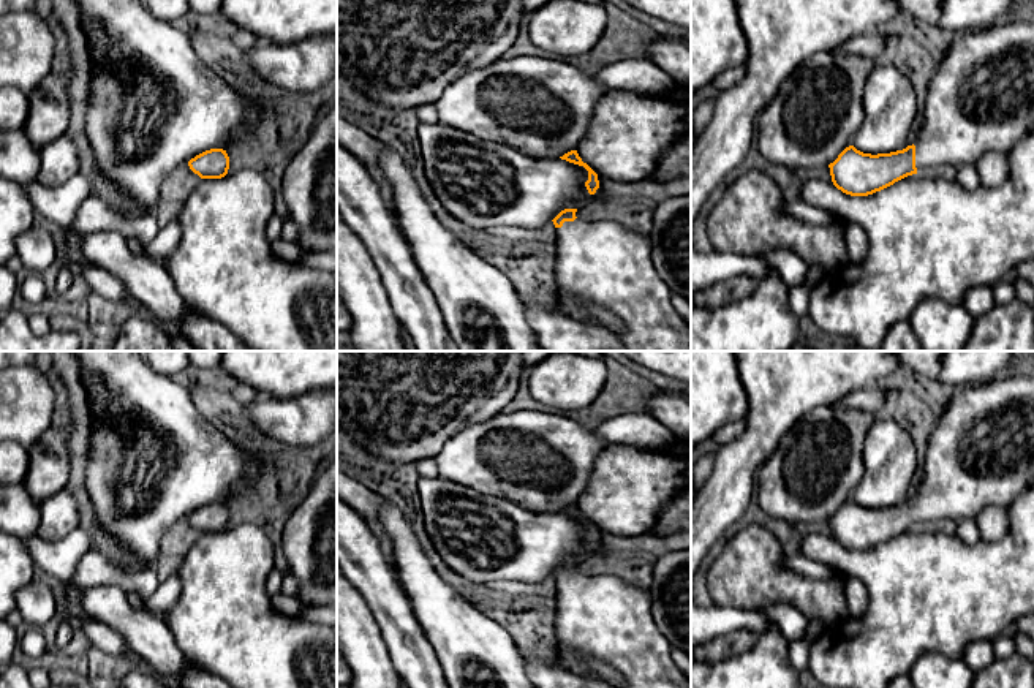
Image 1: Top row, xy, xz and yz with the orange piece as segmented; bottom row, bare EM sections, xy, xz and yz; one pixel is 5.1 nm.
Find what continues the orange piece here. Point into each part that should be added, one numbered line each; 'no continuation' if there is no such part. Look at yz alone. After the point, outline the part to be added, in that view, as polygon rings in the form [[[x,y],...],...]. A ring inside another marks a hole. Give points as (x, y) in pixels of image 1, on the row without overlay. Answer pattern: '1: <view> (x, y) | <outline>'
1: yz (981, 453) | [[[999,375],[953,389],[925,451],[925,474],[915,495],[917,527],[952,527],[987,506],[1009,508],[1034,486],[1034,378]]]

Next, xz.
1: xz (606, 619) | [[[575,573],[574,576],[564,576],[561,582],[557,582],[555,601],[555,637],[560,642],[557,663],[572,674],[587,680],[607,683],[588,669],[593,661],[601,661],[621,674],[623,683],[617,688],[691,688],[691,679],[688,679],[674,663],[672,645],[655,623],[648,588],[629,584],[617,574],[582,576]]]

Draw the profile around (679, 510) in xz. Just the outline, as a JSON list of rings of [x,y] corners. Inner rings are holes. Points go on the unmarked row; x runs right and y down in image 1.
[[[691,486],[674,495],[653,527],[670,536],[688,519],[691,519]]]

